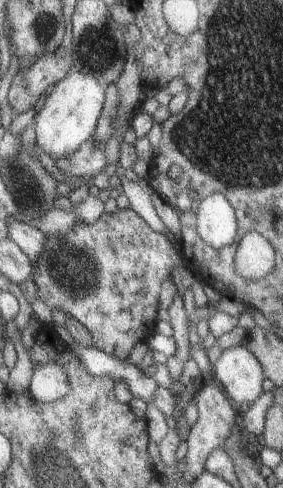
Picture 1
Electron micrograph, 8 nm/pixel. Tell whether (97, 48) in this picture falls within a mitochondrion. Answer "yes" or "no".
yes

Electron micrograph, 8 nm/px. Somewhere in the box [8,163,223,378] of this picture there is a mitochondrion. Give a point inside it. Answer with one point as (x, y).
(76, 273)

